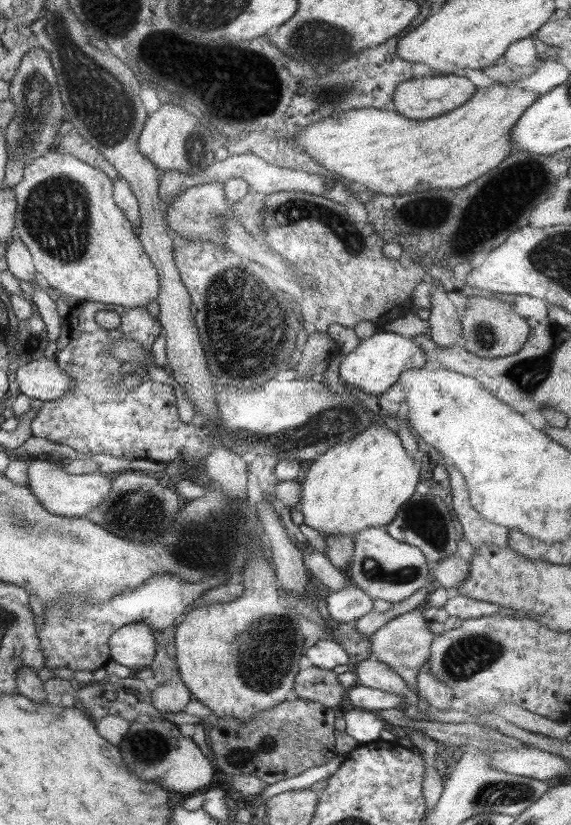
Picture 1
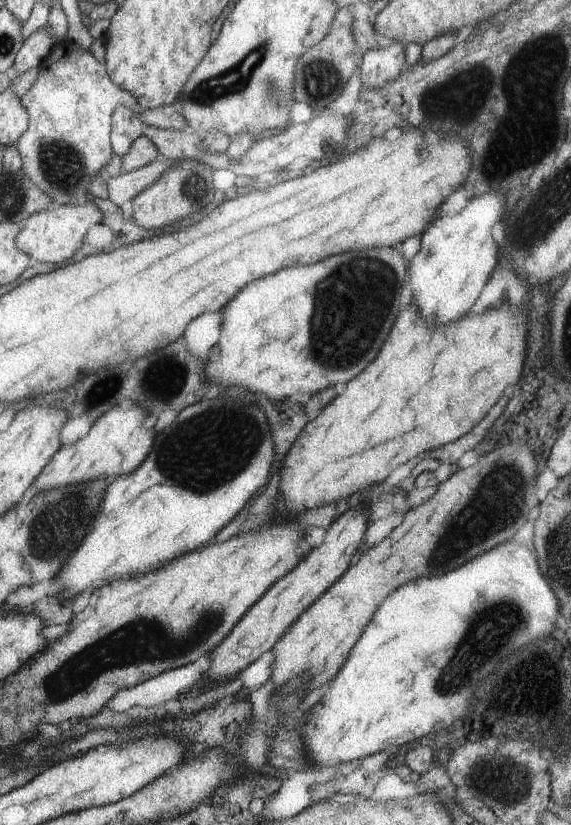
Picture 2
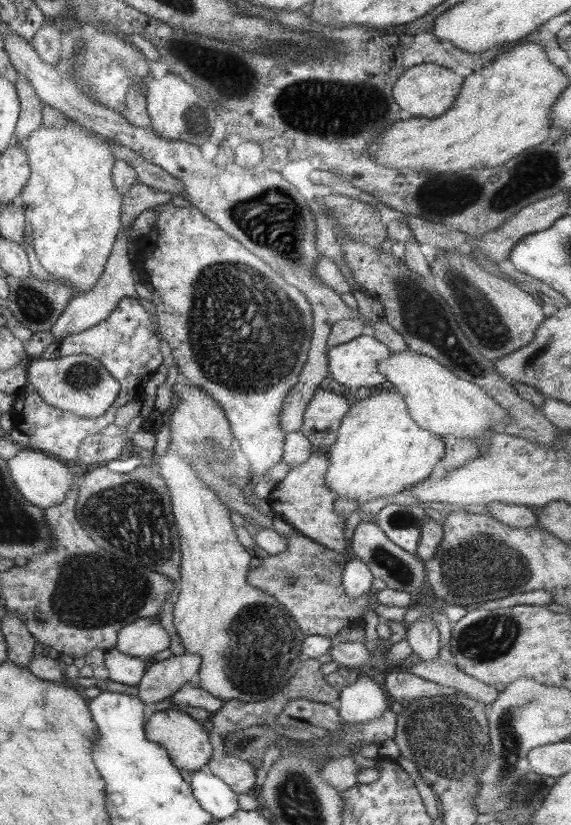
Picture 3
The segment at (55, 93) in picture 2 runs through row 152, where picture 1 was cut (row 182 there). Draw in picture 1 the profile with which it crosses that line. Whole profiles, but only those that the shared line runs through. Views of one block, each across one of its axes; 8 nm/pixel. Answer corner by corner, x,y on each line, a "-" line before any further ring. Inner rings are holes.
53,150
46,152
43,156
28,162
24,165
22,172
22,180
19,181
13,188
14,199
17,201
17,214
15,215
15,232
18,232
18,239
23,243
23,246
31,255
34,270
37,274
41,274
45,278
47,285
52,289
59,290
64,295
72,296
81,301
93,301
101,304
102,307
112,307
114,305
123,306
125,308
137,308
149,304
151,300
156,300
159,285
158,276
155,267
151,264
147,253
143,250
138,233
131,223
125,218
121,209
114,203
112,192
112,180
100,170
83,164
80,160
73,158
70,154
59,154

